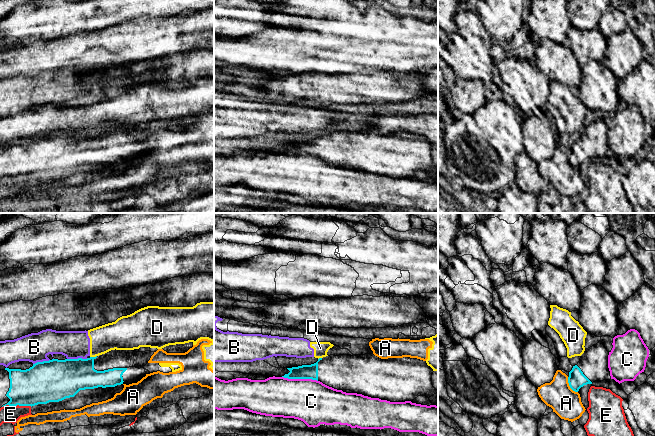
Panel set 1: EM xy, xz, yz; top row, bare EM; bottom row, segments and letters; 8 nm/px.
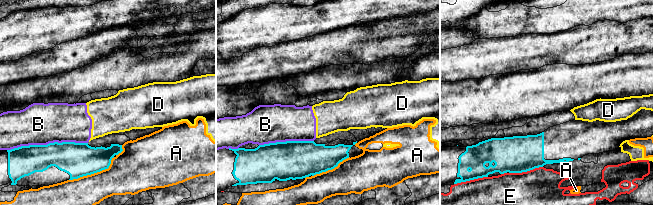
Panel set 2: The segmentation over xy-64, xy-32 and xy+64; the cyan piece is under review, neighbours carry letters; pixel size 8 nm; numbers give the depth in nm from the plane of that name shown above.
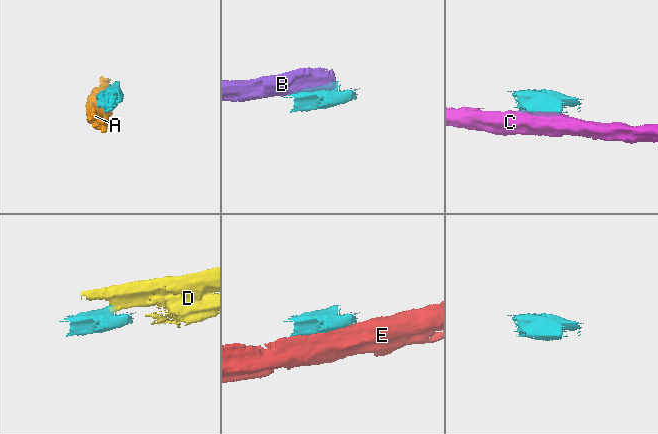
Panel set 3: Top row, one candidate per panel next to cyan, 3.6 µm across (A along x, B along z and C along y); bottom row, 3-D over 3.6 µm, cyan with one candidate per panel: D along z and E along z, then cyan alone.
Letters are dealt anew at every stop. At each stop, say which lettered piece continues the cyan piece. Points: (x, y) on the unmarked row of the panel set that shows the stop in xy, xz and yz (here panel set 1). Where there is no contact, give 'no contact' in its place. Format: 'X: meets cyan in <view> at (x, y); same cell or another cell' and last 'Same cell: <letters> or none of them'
A: meets cyan in yz at (569, 161); another cell
B: meets cyan in xy at (78, 134); another cell
C: meets cyan in xz at (300, 154); another cell
D: meets cyan in xy at (93, 133); another cell
E: meets cyan in xy at (16, 181); another cell
Same cell: none of them

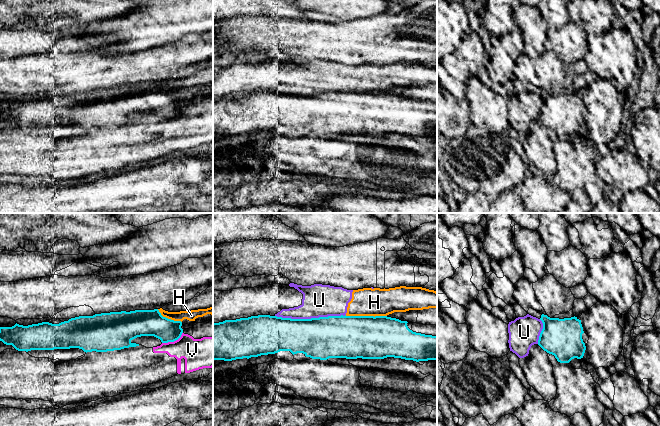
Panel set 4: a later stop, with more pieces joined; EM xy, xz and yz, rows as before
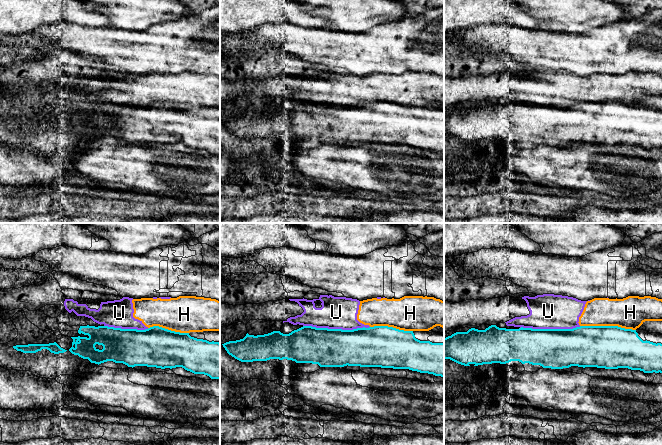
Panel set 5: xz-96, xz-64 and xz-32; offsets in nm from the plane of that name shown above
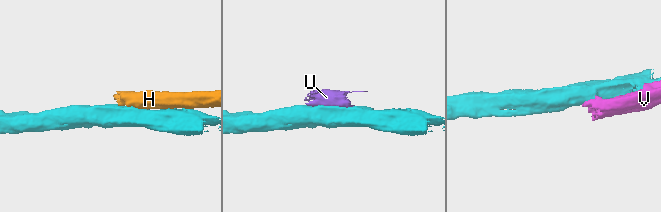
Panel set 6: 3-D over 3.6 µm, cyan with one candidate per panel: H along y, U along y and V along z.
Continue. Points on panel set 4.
H: meets cyan in xz at (366, 92); another cell
U: meets cyan in xz at (311, 94); another cell
V: meets cyan in xy at (173, 117); another cell
Same cell: none of them

